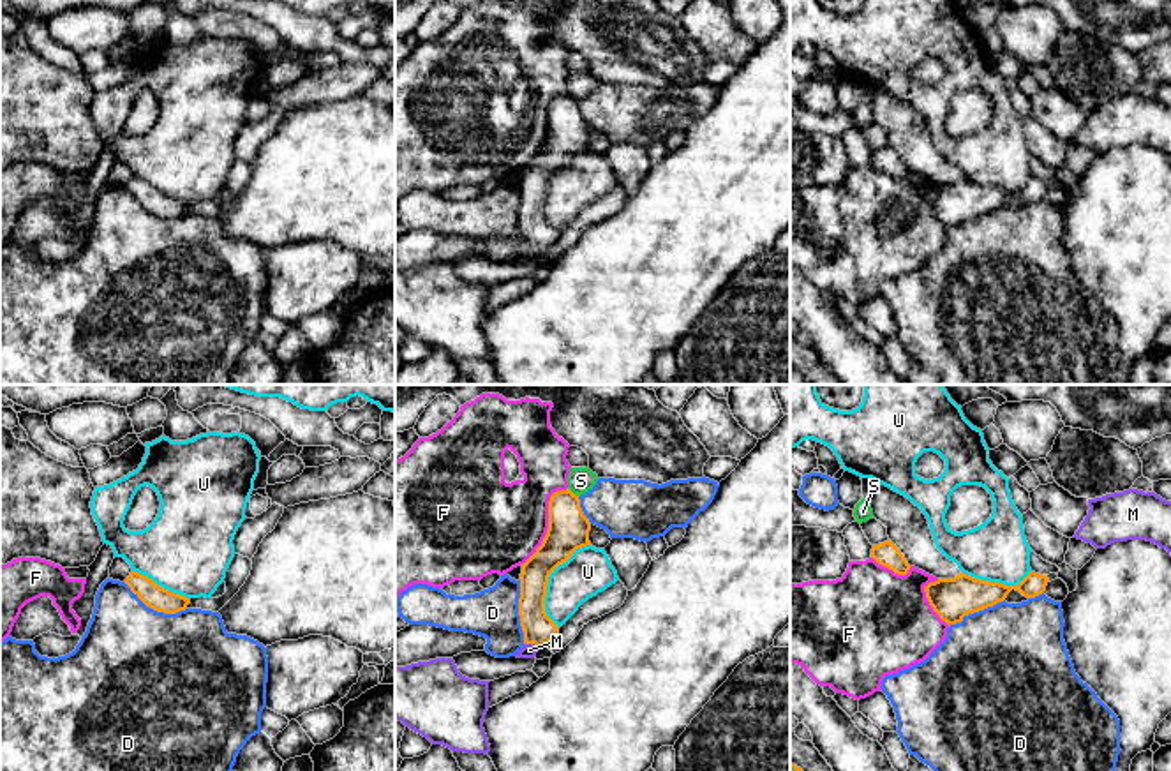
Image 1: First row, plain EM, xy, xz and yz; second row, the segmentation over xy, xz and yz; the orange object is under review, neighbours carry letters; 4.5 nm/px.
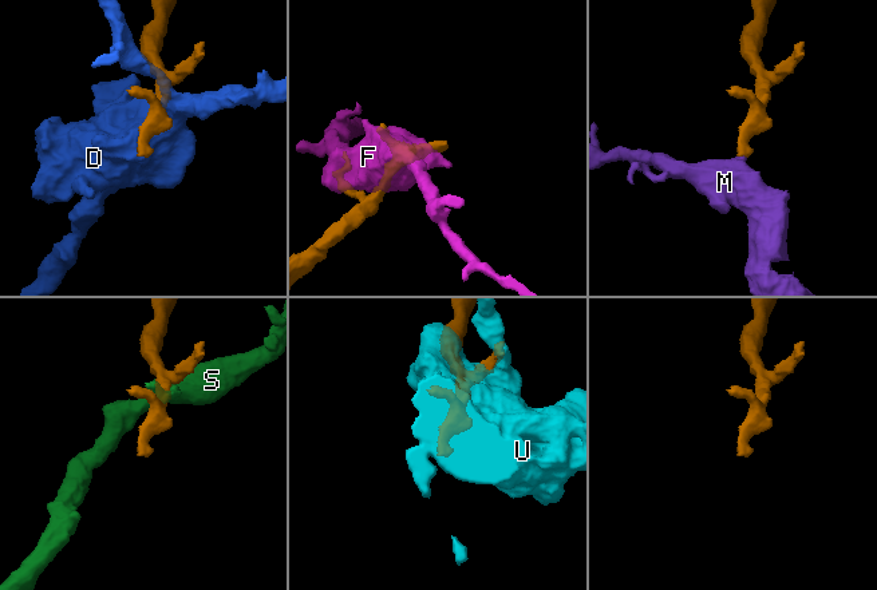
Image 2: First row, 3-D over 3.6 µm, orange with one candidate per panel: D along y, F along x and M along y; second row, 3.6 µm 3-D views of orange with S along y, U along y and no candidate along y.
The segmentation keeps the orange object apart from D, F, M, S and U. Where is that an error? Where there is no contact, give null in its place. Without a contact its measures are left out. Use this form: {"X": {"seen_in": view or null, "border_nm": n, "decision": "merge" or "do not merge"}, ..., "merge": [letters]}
{"D": {"seen_in": "xy", "border_nm": 320, "decision": "do not merge"}, "F": {"seen_in": "xz", "border_nm": 420, "decision": "do not merge"}, "M": {"seen_in": "xz", "border_nm": 80, "decision": "merge"}, "S": {"seen_in": "xz", "border_nm": 70, "decision": "do not merge"}, "U": {"seen_in": "xz", "border_nm": 420, "decision": "do not merge"}, "merge": ["M"]}

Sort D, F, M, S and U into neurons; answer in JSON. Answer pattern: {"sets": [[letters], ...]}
{"sets": [["D"], ["F"], ["M"], ["S"], ["U"]]}

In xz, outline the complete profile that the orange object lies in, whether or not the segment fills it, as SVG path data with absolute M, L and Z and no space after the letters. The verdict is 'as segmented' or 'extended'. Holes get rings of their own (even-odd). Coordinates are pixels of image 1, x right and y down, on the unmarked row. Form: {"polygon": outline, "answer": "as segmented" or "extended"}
{"polygon": "M570 94L557 95L548 106L548 134L536 157L522 169L518 221L524 252L517 263L534 263L556 243L559 231L545 217L550 178L566 168L577 153L591 150L591 127L580 113L580 104Z", "answer": "extended"}

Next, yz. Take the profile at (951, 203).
{"polygon": "M961 176L954 183L929 187L924 196L933 215L951 231L961 228L968 219L1003 206L1012 194L1026 203L1035 203L1046 196L1048 187L1048 180L1035 176L1030 176L1018 191L981 185Z", "answer": "as segmented"}

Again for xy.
{"polygon": "M131 176L125 189L146 212L157 217L176 219L190 208L190 203L171 198L138 176Z", "answer": "as segmented"}

